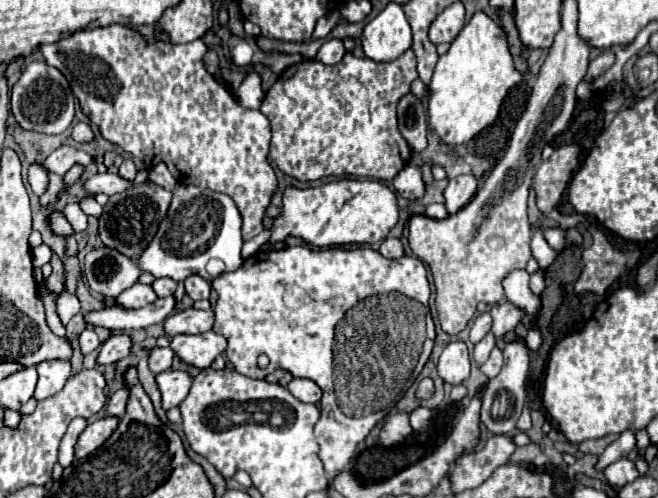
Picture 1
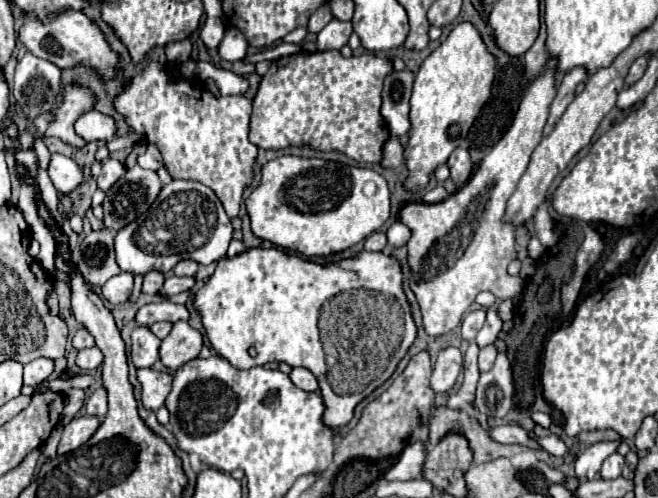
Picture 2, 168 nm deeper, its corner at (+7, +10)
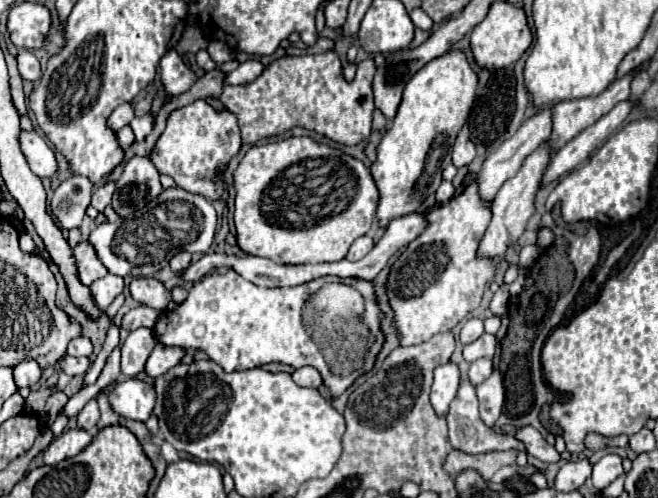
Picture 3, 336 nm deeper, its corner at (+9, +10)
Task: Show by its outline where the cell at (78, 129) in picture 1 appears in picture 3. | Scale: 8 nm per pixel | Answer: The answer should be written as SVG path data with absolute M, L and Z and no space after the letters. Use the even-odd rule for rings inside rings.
M122 103L120 107L116 107L112 111L112 115L108 117L108 125L114 133L118 133L122 127L126 127L130 121L134 119L134 111L130 107L130 103Z

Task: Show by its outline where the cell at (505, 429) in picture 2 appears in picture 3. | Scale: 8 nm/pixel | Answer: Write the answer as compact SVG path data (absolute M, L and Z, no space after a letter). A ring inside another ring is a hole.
M522 427L516 431L516 439L524 443L528 455L544 461L544 463L554 463L560 459L560 453L550 445L534 427Z

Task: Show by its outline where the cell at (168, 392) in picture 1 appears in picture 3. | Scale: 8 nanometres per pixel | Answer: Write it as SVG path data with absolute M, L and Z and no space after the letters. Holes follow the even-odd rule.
M128 377L126 381L118 383L110 395L112 409L122 417L136 421L146 421L152 415L154 401L154 383L136 377Z

